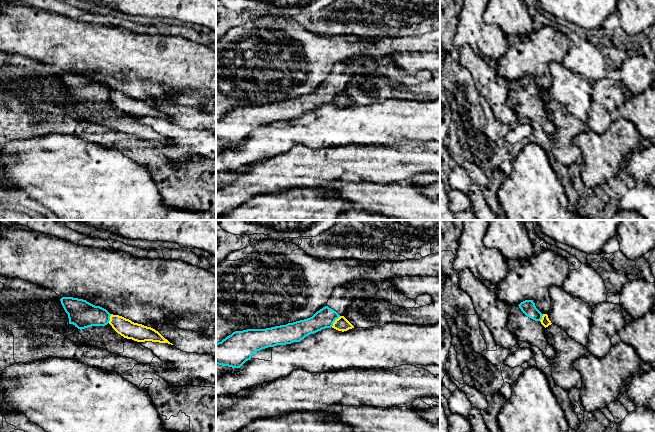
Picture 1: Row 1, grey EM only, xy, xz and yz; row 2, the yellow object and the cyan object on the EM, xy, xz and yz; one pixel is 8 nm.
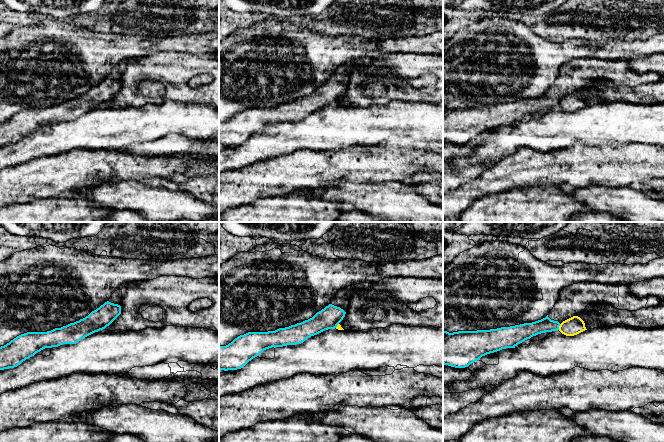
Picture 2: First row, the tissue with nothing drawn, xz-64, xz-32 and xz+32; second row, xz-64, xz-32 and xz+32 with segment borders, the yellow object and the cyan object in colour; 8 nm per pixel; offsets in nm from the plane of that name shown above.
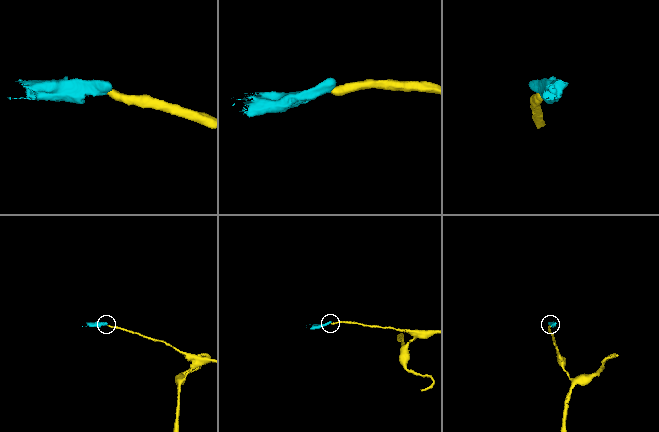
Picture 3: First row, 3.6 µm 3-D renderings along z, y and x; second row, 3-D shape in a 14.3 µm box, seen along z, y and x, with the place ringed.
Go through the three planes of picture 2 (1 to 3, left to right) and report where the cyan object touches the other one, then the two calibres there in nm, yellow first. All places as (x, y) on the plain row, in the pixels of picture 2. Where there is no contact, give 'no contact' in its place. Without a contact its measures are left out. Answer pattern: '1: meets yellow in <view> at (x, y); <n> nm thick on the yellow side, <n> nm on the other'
1: no contact
2: meets yellow in xz-32 at (337, 101); 40 nm thick on the yellow side, 180 nm on the other
3: meets yellow in xz+32 at (559, 103); 140 nm thick on the yellow side, 120 nm on the other

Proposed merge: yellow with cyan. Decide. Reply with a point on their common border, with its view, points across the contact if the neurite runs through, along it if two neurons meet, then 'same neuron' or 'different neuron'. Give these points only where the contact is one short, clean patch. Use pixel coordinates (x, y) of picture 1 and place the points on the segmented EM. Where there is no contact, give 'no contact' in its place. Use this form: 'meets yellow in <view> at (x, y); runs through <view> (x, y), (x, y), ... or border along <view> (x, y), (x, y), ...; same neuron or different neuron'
meets yellow in xz at (335, 321); border along xz (340, 316), (331, 326); different neuron

